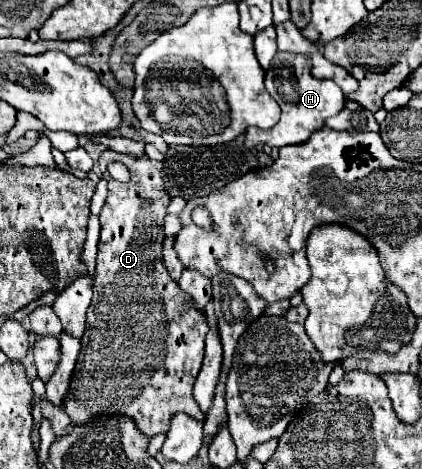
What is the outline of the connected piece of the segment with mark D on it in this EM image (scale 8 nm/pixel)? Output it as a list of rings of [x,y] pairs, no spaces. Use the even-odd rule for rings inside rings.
[[[105,150],[99,156],[99,168],[103,178],[109,182],[109,196],[99,214],[101,238],[93,302],[87,310],[87,328],[81,338],[81,352],[77,358],[77,366],[73,370],[73,378],[69,380],[67,398],[63,398],[61,408],[71,418],[71,426],[81,426],[101,414],[125,414],[133,418],[133,422],[137,422],[137,428],[143,434],[165,434],[169,430],[169,418],[175,412],[185,412],[195,420],[205,420],[197,402],[193,400],[191,390],[201,368],[205,334],[209,332],[209,326],[205,314],[197,312],[191,300],[179,290],[177,282],[169,278],[161,258],[163,218],[167,214],[167,204],[171,200],[171,196],[165,192],[161,178],[163,164],[153,160],[151,170],[151,160],[147,160],[147,156],[141,158]],[[111,162],[123,162],[129,168],[131,180],[127,184],[117,182],[109,176],[107,164]]]

